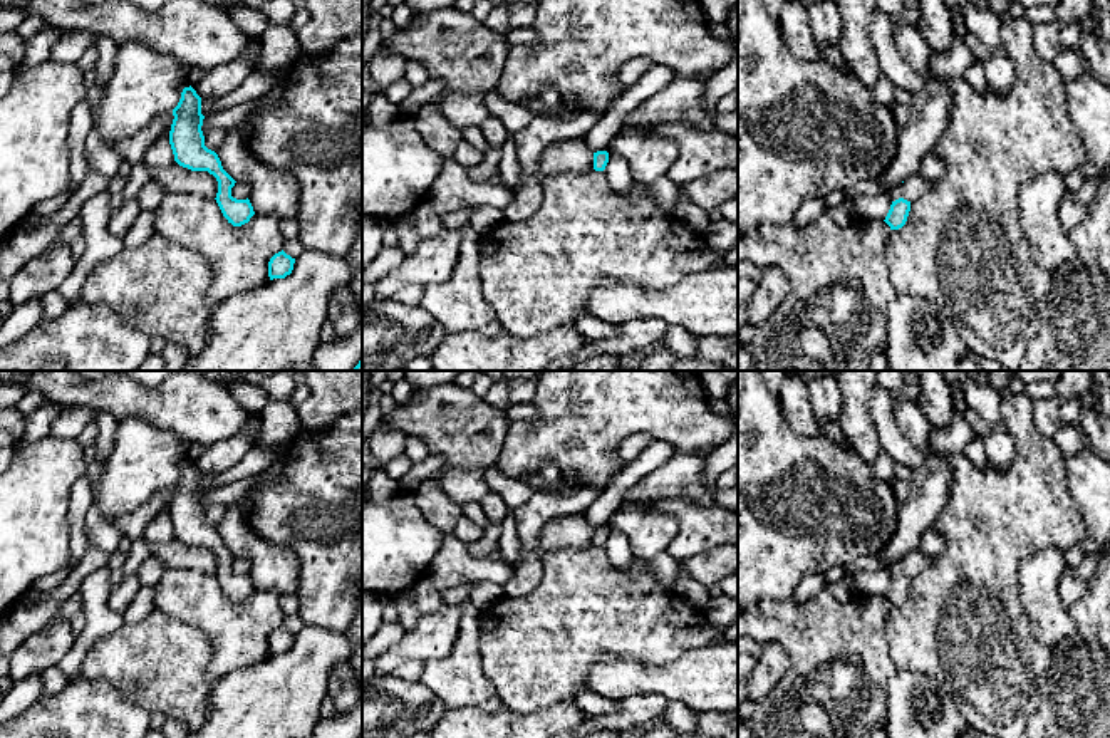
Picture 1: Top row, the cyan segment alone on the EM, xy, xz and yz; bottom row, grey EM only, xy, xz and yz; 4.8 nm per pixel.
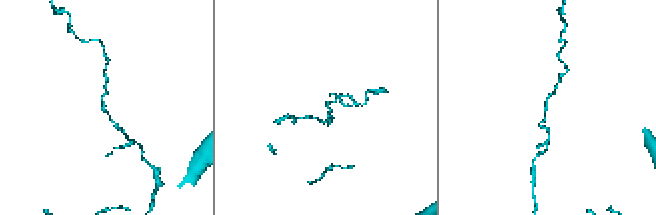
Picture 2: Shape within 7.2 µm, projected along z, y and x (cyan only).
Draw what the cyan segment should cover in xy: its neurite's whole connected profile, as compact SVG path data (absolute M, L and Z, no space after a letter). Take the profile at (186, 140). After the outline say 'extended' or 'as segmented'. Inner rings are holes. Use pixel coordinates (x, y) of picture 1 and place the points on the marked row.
M189 86L181 92L178 106L173 109L169 144L174 161L191 171L208 171L218 181L216 203L223 216L233 226L241 226L255 215L250 200L231 196L235 179L223 169L218 154L205 146L201 131L205 116L201 114L201 97Z; as segmented

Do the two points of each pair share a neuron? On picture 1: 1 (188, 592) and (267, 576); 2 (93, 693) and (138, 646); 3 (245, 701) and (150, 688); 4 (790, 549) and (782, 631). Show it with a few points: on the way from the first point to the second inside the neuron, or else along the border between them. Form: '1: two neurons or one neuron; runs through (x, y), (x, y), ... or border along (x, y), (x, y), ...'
1: two neurons; border along (255, 587), (280, 594)
2: two neurons; border along (79, 675), (106, 680), (134, 705)
3: two neurons; border along (220, 678), (210, 691), (208, 712), (202, 720)
4: two neurons; border along (790, 597), (762, 599), (755, 606)

